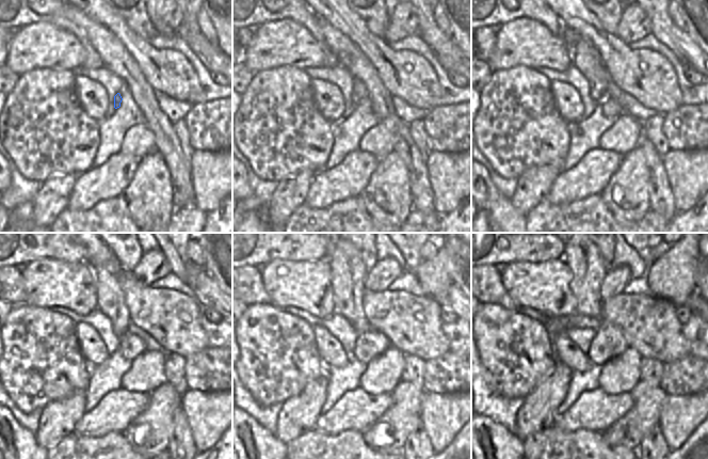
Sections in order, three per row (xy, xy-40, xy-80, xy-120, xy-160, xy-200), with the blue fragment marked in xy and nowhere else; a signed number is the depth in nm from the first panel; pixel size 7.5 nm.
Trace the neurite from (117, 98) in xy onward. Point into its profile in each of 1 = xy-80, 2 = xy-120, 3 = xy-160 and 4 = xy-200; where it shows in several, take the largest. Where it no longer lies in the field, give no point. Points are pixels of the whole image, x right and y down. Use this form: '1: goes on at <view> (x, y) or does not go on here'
1: goes on at xy-80 (585, 58)
2: goes on at xy-120 (110, 297)
3: goes on at xy-160 (349, 272)
4: goes on at xy-200 (588, 270)

